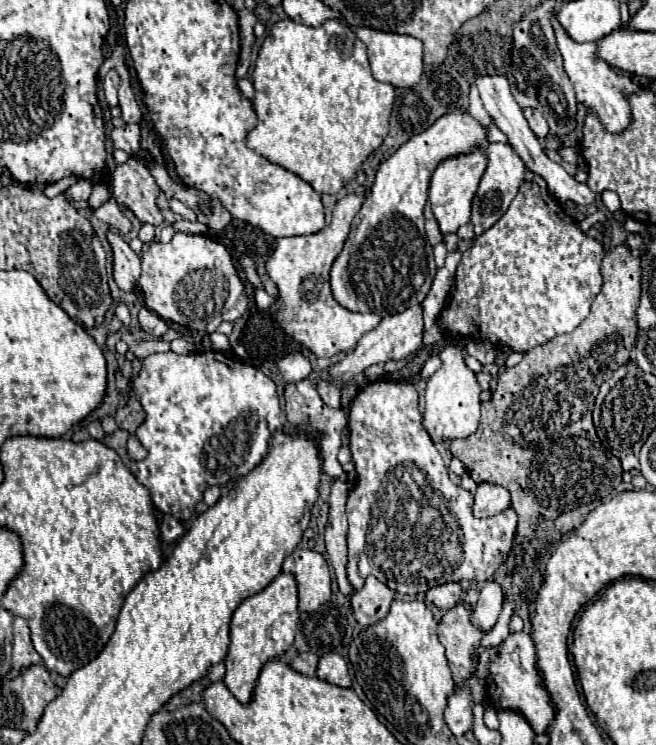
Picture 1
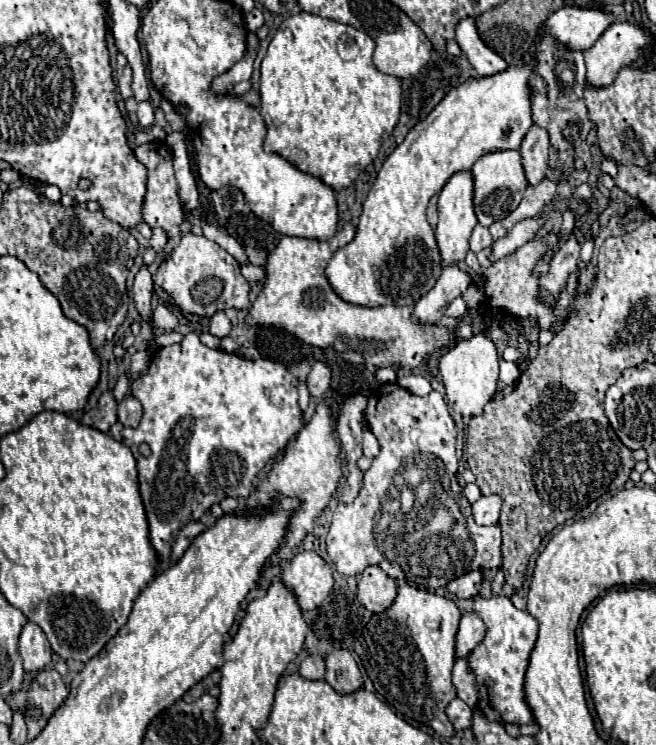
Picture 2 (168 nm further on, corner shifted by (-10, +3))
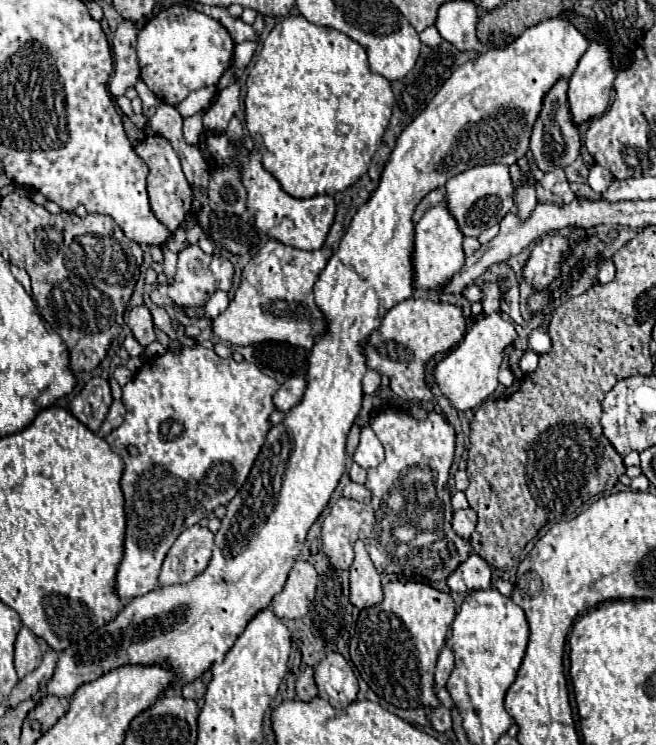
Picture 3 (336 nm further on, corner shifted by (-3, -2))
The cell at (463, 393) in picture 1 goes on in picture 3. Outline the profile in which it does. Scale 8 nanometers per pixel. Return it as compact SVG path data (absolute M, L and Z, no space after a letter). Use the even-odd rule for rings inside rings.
M491 313L471 325L463 337L463 341L449 351L435 367L435 381L441 393L449 399L451 407L457 411L469 411L479 407L493 391L497 389L497 373L503 361L503 351L517 337L513 323L505 321L499 313Z

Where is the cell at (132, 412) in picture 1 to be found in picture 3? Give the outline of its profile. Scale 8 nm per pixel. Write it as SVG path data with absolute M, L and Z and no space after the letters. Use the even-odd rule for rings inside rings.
M113 401L113 405L111 405L111 409L109 409L109 413L107 413L105 421L103 421L103 425L101 425L99 435L107 435L113 429L117 429L123 423L123 419L125 419L125 405L123 405L123 401Z

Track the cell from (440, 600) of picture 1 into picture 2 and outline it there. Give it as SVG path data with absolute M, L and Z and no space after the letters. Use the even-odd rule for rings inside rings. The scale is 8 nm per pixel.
M472 570L472 572L448 582L448 590L452 594L456 594L458 598L474 598L480 592L482 580L484 580L482 570Z

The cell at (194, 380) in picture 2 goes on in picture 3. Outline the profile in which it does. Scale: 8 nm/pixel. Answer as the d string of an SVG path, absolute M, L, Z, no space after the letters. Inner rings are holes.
M183 343L177 353L167 349L163 355L147 359L139 373L123 387L121 401L127 407L125 421L105 435L109 447L125 461L121 489L125 495L127 535L125 555L115 585L121 599L133 599L153 591L157 587L161 563L179 533L199 523L215 505L229 505L237 495L271 429L269 417L275 411L273 397L277 387L279 383L265 375L255 363L237 363L233 357L221 359L213 349L201 345L187 347ZM129 445L139 449L139 457L127 453Z

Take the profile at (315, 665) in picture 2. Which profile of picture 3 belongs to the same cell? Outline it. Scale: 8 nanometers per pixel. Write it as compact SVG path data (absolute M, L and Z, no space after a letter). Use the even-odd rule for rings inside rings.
M311 667L301 671L301 675L295 681L295 689L297 689L297 697L301 701L311 701L313 697L317 697L317 685L315 685L313 669Z

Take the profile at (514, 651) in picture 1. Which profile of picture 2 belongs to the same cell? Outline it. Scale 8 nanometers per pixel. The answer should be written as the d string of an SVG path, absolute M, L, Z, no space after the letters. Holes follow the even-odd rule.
M476 596L472 612L478 614L486 624L482 642L468 656L468 668L472 670L478 686L480 712L498 724L532 724L532 712L524 702L524 674L536 642L538 622L526 610L518 610L508 596Z

